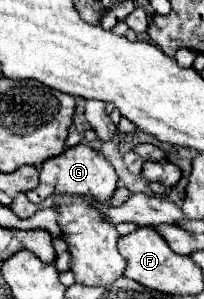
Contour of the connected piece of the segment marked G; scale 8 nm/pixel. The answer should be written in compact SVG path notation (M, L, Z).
M78 144L66 148L60 156L46 160L40 168L40 184L36 190L28 192L26 196L32 202L42 202L52 194L76 194L76 196L94 196L94 200L108 200L116 190L118 176L112 164L94 148L86 144Z

